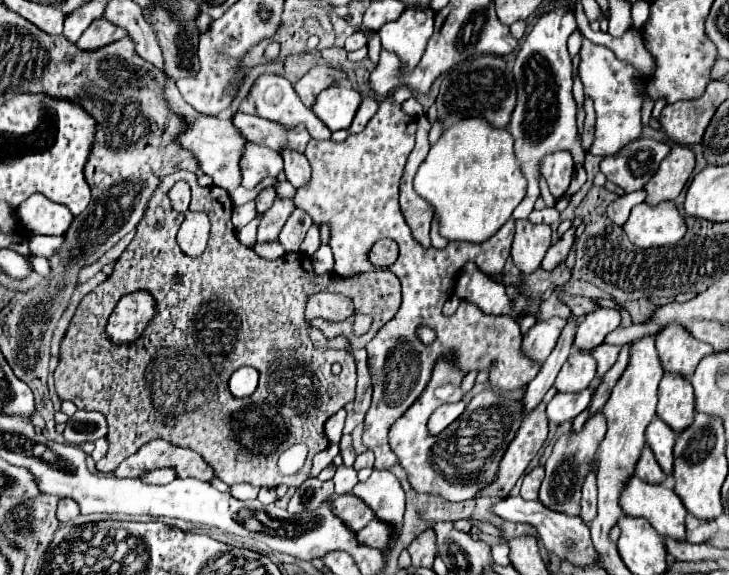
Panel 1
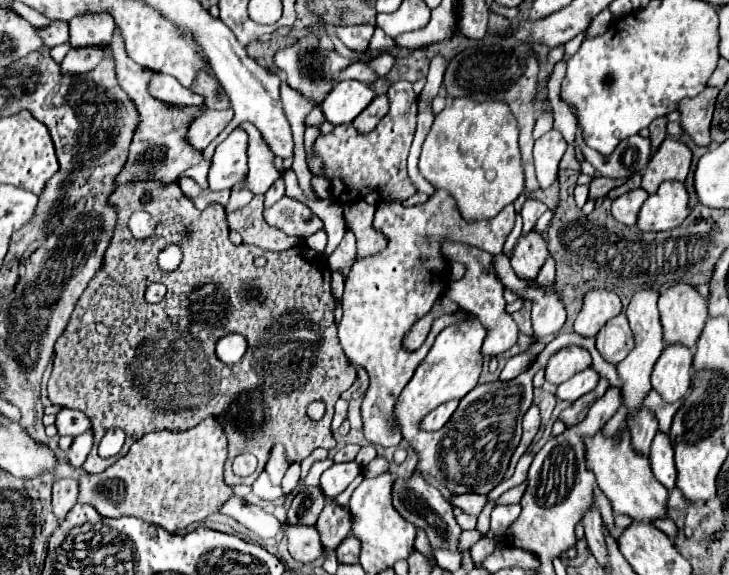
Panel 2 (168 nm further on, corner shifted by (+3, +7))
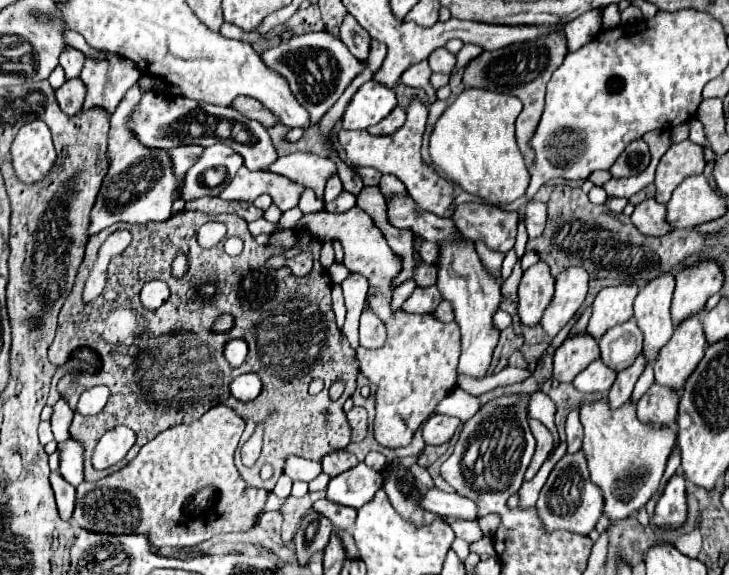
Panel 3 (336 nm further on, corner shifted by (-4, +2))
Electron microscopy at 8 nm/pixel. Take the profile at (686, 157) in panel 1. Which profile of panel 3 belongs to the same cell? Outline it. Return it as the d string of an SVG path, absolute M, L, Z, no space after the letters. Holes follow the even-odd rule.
M683 141L671 145L669 151L661 157L655 173L655 201L667 203L675 191L675 187L689 175L703 173L705 157L703 149L693 141Z

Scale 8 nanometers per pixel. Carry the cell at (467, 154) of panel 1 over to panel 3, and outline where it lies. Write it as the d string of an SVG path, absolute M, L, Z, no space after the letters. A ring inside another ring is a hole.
M465 89L439 117L429 153L433 163L463 191L493 203L511 203L525 195L529 171L515 141L515 119L521 113L521 101L511 95Z

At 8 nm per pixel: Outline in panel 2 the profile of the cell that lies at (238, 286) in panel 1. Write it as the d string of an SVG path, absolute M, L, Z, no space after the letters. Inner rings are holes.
M132 180L114 192L112 204L118 206L120 220L112 244L104 254L100 272L96 272L92 282L88 282L70 316L68 328L56 340L54 348L54 370L48 380L48 398L52 404L82 410L92 420L94 448L83 464L84 470L90 474L106 470L148 432L182 432L194 428L204 418L216 418L224 424L228 438L228 460L224 470L226 484L252 484L264 470L274 444L286 446L288 462L302 462L314 448L334 448L336 440L330 432L334 404L340 394L354 384L356 370L340 348L336 336L336 298L330 288L326 256L306 244L294 246L286 252L264 252L250 244L236 246L228 240L228 222L222 204L210 204L206 210L198 210L180 190L178 182L162 184L152 180L150 190L148 182L150 180L144 180L144 184L142 180ZM144 192L152 194L150 204L140 202ZM138 210L156 214L158 218L154 234L144 240L134 238L128 230L128 220ZM184 228L192 230L190 238L182 236ZM168 244L178 244L182 250L182 264L172 272L164 272L158 266L158 254ZM256 256L266 256L268 262L264 268L254 266ZM152 282L168 286L164 300L158 304L148 304L144 300L144 292ZM232 332L246 338L248 350L244 358L230 368L216 358L214 348L220 338ZM314 400L326 404L326 414L318 422L306 414L308 404ZM110 428L122 428L126 432L126 444L116 456L100 458L96 454L98 444ZM244 452L258 458L258 468L248 478L240 478L232 472L232 460Z

